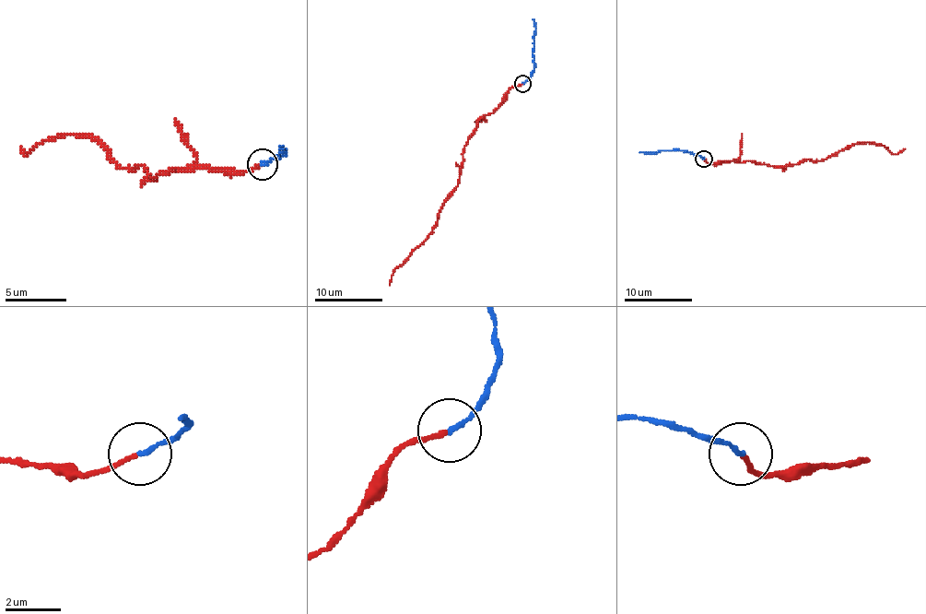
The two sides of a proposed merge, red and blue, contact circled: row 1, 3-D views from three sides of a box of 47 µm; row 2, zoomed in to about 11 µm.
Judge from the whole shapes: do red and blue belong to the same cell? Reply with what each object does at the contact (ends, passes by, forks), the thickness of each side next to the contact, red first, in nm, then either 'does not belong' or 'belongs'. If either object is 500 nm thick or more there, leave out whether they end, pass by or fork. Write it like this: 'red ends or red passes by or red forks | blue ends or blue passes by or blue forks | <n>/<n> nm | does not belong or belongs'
red ends | blue ends | 140/160 nm | belongs

